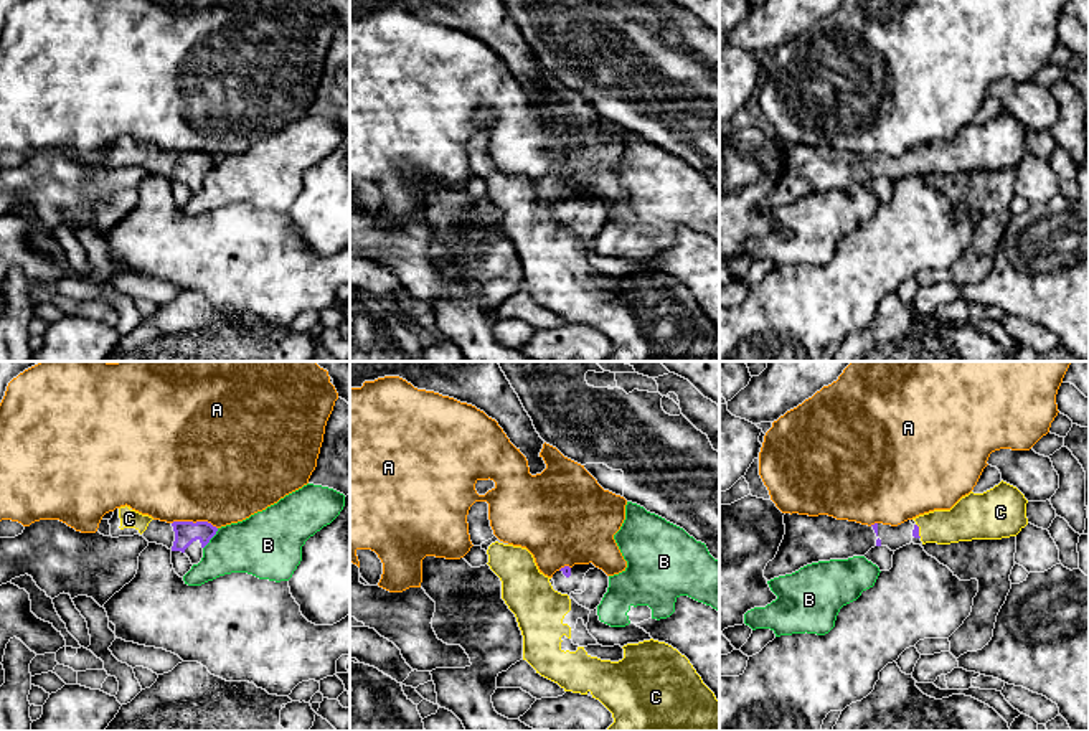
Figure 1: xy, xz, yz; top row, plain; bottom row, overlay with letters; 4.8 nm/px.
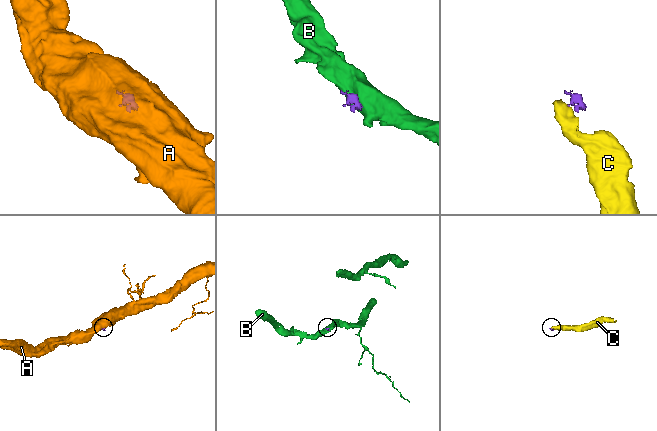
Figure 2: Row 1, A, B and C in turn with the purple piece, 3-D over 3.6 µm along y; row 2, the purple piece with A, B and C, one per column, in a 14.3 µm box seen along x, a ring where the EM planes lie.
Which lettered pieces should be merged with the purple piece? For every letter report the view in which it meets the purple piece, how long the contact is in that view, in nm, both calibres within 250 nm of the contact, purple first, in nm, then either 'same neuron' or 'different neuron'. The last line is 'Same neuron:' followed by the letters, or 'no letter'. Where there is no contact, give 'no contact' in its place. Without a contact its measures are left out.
A: meets purple in xy; contact 220 nm long; 110 nm thick on the purple side, 500 nm on the other; different neuron
B: meets purple in xy; contact 130 nm long; 110 nm thick on the purple side, 300 nm on the other; different neuron
C: meets purple in yz; contact 80 nm long; 30 nm thick on the purple side, 200 nm on the other; same neuron
Same neuron: C

